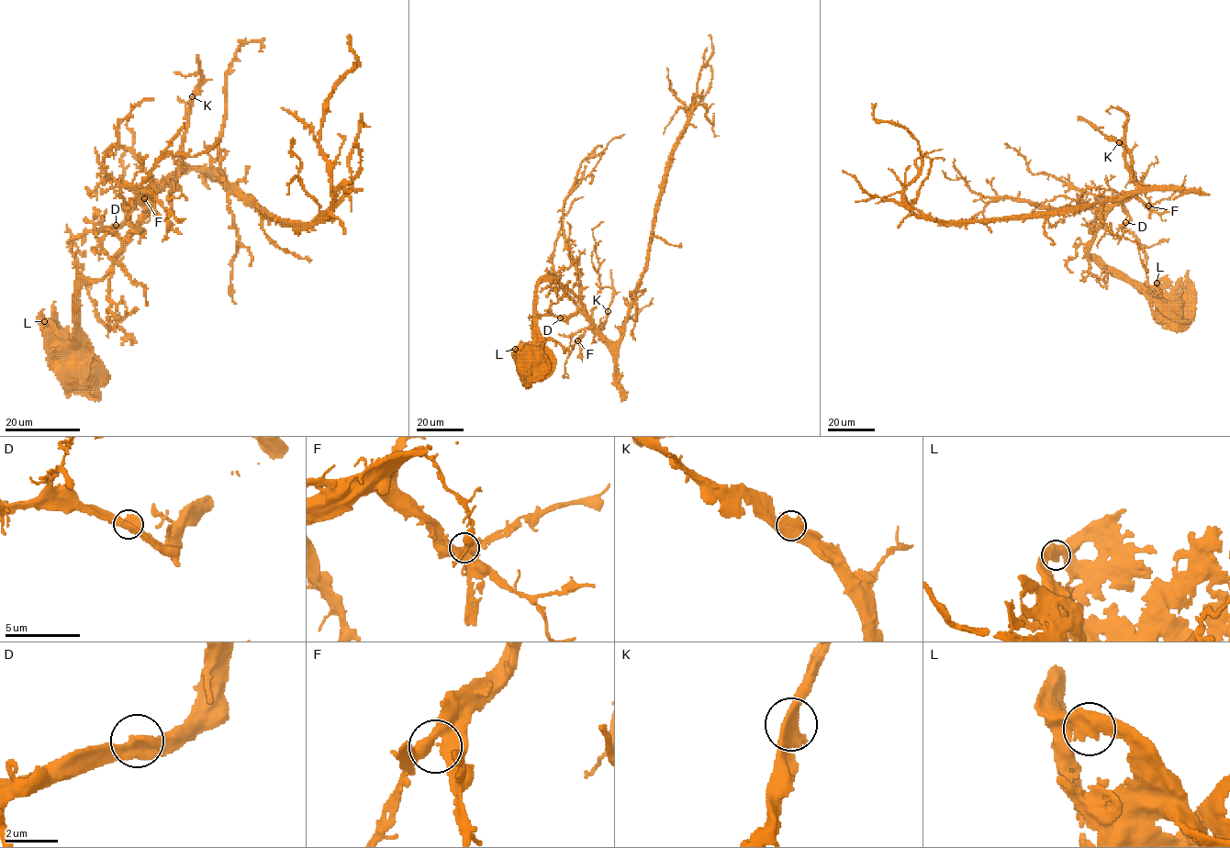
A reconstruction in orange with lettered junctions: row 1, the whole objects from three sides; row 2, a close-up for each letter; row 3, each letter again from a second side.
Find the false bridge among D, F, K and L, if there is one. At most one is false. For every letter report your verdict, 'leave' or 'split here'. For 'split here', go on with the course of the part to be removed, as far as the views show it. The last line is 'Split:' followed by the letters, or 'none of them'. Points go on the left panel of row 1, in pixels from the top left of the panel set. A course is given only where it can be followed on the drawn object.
D: leave
F: leave
K: leave
L: leave
Split: none of them

